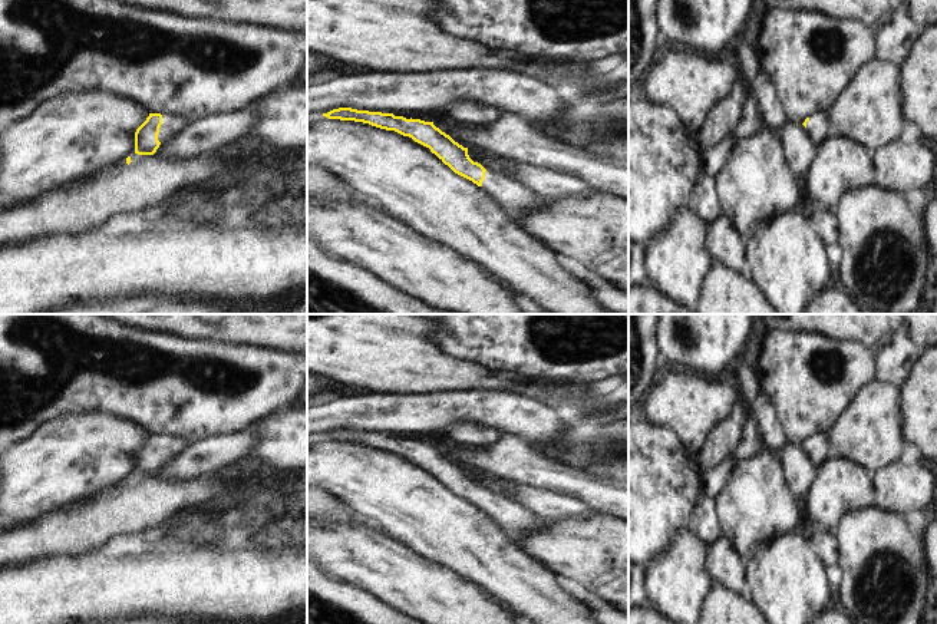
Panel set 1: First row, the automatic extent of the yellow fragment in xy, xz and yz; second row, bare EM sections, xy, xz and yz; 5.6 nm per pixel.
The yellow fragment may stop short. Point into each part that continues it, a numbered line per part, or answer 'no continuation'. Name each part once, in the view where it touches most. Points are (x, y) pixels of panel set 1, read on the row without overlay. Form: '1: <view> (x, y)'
1: xy (171, 446)

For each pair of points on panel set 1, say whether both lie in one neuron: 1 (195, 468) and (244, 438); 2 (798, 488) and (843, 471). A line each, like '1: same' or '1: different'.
1: same
2: different

